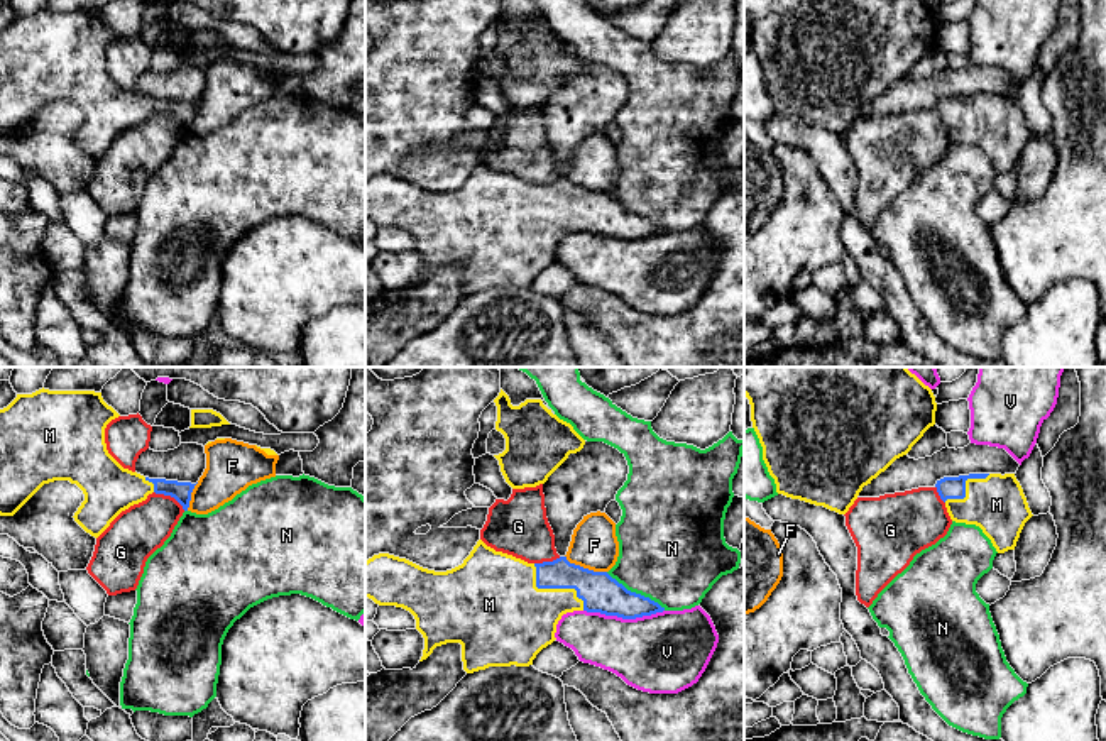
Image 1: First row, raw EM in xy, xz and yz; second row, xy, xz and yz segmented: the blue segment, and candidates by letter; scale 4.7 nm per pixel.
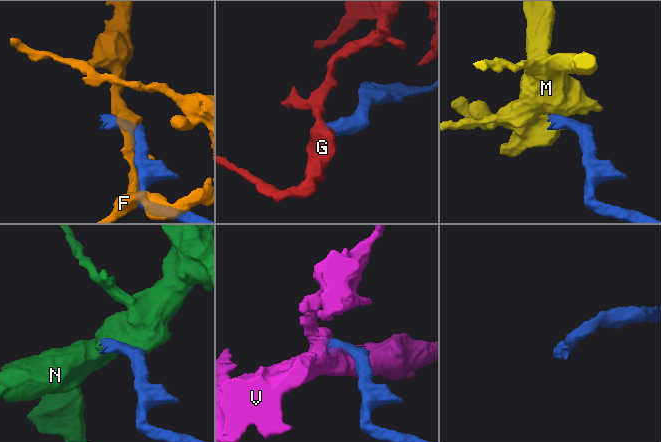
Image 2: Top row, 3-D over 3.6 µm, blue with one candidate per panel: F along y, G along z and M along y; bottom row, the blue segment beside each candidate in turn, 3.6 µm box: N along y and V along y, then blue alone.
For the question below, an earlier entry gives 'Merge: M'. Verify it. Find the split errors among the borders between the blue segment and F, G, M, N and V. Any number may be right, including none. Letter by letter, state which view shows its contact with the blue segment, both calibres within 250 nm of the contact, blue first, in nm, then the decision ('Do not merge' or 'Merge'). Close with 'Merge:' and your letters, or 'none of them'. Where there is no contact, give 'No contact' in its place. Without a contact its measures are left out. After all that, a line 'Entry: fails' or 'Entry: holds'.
F: Touches blue in xz. Thickness 180 nm (blue) against 220 nm. Do not merge
G: Touches blue in xy. Thickness 100 nm (blue) against 240 nm. Do not merge
M: Touches blue in xz. Thickness 180 nm (blue) against 380 nm. Merge
N: Touches blue in xz. Thickness 180 nm (blue) against 480 nm. Do not merge
V: Touches blue in xz. Thickness 180 nm (blue) against 380 nm. Do not merge
Merge: M
Entry: holds

